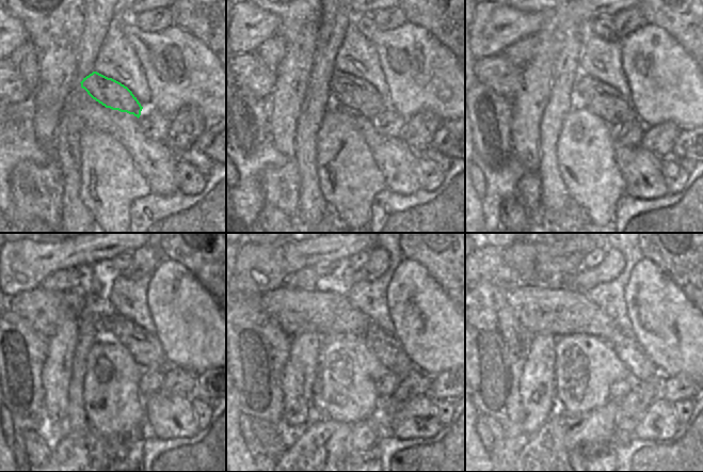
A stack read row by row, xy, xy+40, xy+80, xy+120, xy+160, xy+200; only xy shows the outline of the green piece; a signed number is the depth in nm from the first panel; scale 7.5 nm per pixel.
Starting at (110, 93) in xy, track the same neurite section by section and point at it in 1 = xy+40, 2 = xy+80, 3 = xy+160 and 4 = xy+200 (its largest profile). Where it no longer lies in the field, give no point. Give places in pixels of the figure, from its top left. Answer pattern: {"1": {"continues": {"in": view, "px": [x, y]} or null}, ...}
{"1": {"continues": {"in": "xy+40", "px": [353, 94]}}, "2": {"continues": {"in": "xy+80", "px": [603, 99]}}, "3": {"continues": {"in": "xy+160", "px": [386, 347]}}, "4": {"continues": {"in": "xy+200", "px": [627, 349]}}}

